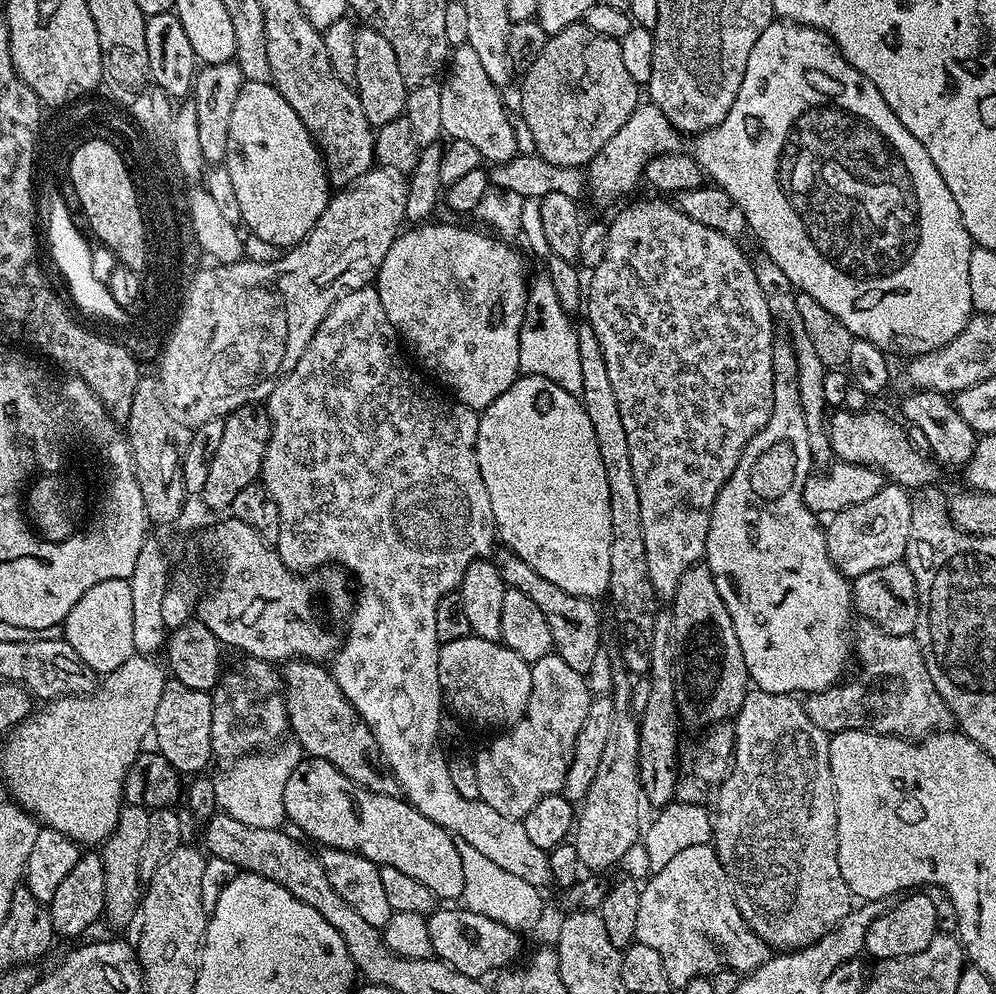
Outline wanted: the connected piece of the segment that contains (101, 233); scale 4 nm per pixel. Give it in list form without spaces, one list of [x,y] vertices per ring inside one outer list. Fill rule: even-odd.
[[[91,138],[81,142],[69,160],[67,179],[72,179],[76,200],[92,227],[91,235],[101,240],[121,265],[140,267],[143,264],[143,233],[140,215],[136,210],[131,184],[125,176],[121,161],[125,153],[112,145],[108,138]]]

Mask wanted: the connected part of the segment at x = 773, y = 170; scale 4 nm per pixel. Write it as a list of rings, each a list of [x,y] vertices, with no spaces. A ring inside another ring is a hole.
[[[779,18],[773,19],[772,24],[766,26],[766,30],[762,30],[758,42],[754,42],[754,50],[750,50],[750,62],[746,62],[746,74],[742,78],[738,98],[734,98],[734,106],[730,106],[730,114],[726,114],[724,121],[716,128],[709,128],[707,132],[699,133],[695,140],[694,155],[701,168],[704,169],[705,177],[715,187],[724,188],[726,194],[730,194],[730,198],[734,198],[734,202],[742,210],[748,223],[747,231],[753,232],[761,246],[764,247],[763,255],[771,259],[776,266],[780,266],[783,273],[796,288],[799,288],[799,291],[810,294],[810,298],[814,298],[814,302],[821,304],[824,309],[830,310],[830,314],[834,314],[834,318],[838,318],[838,322],[842,322],[842,326],[846,326],[846,330],[850,330],[855,339],[874,342],[874,346],[878,346],[883,352],[889,354],[897,352],[898,355],[904,356],[903,358],[915,358],[927,352],[944,348],[954,338],[958,338],[958,334],[962,334],[962,330],[968,325],[974,312],[970,298],[970,254],[974,245],[962,222],[962,214],[958,214],[958,202],[954,202],[954,194],[950,194],[950,186],[946,186],[946,182],[942,182],[942,174],[938,174],[938,166],[934,166],[930,154],[926,154],[926,146],[922,146],[922,142],[918,142],[918,138],[914,138],[914,134],[910,134],[910,130],[906,130],[906,126],[902,126],[902,122],[898,122],[898,114],[894,114],[894,110],[890,110],[890,106],[886,102],[886,98],[882,98],[878,86],[874,86],[874,82],[870,82],[870,78],[866,78],[866,74],[854,70],[854,66],[850,66],[850,62],[846,62],[846,58],[841,54],[839,48],[833,44],[832,38],[822,30],[811,28],[805,24],[793,24]]]

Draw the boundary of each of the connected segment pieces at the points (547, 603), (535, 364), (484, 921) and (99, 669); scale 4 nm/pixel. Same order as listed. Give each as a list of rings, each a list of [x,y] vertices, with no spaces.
[[[497,547],[494,552],[494,563],[507,587],[522,590],[522,594],[534,598],[534,602],[538,602],[538,610],[546,614],[546,624],[550,626],[550,638],[555,655],[560,656],[562,662],[566,662],[566,666],[587,674],[590,665],[594,663],[594,654],[598,654],[602,646],[600,612],[592,605],[595,603],[587,596],[566,594],[566,590],[554,586],[554,582],[549,582],[547,578],[542,578],[542,574],[530,570],[530,566],[526,566],[526,562],[522,562],[522,558],[518,558],[518,554],[514,554],[509,548]]]
[[[547,278],[533,279],[528,290],[528,299],[534,312],[536,308],[536,328],[526,326],[520,331],[518,362],[521,373],[525,376],[550,378],[550,382],[562,386],[562,390],[580,396],[582,394],[582,365],[578,359],[578,338],[573,319],[562,306],[562,302],[558,302],[554,282]]]
[[[463,906],[437,907],[436,911],[427,917],[427,922],[433,957],[443,960],[445,964],[467,976],[484,978],[487,972],[495,973],[511,965],[515,961],[512,959],[520,952],[522,936],[519,931],[508,928],[485,914],[474,914]]]
[[[107,580],[90,586],[70,610],[62,625],[63,639],[74,646],[74,654],[93,674],[118,670],[135,653],[133,641],[132,600],[127,580]]]

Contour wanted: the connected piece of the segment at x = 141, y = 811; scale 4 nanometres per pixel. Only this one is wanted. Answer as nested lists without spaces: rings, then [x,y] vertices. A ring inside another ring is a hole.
[[[125,803],[118,814],[118,826],[108,835],[99,849],[102,858],[102,870],[106,874],[106,898],[104,916],[116,928],[124,928],[135,921],[142,903],[142,881],[138,870],[138,858],[142,858],[142,846],[150,818],[149,809],[143,804]]]

